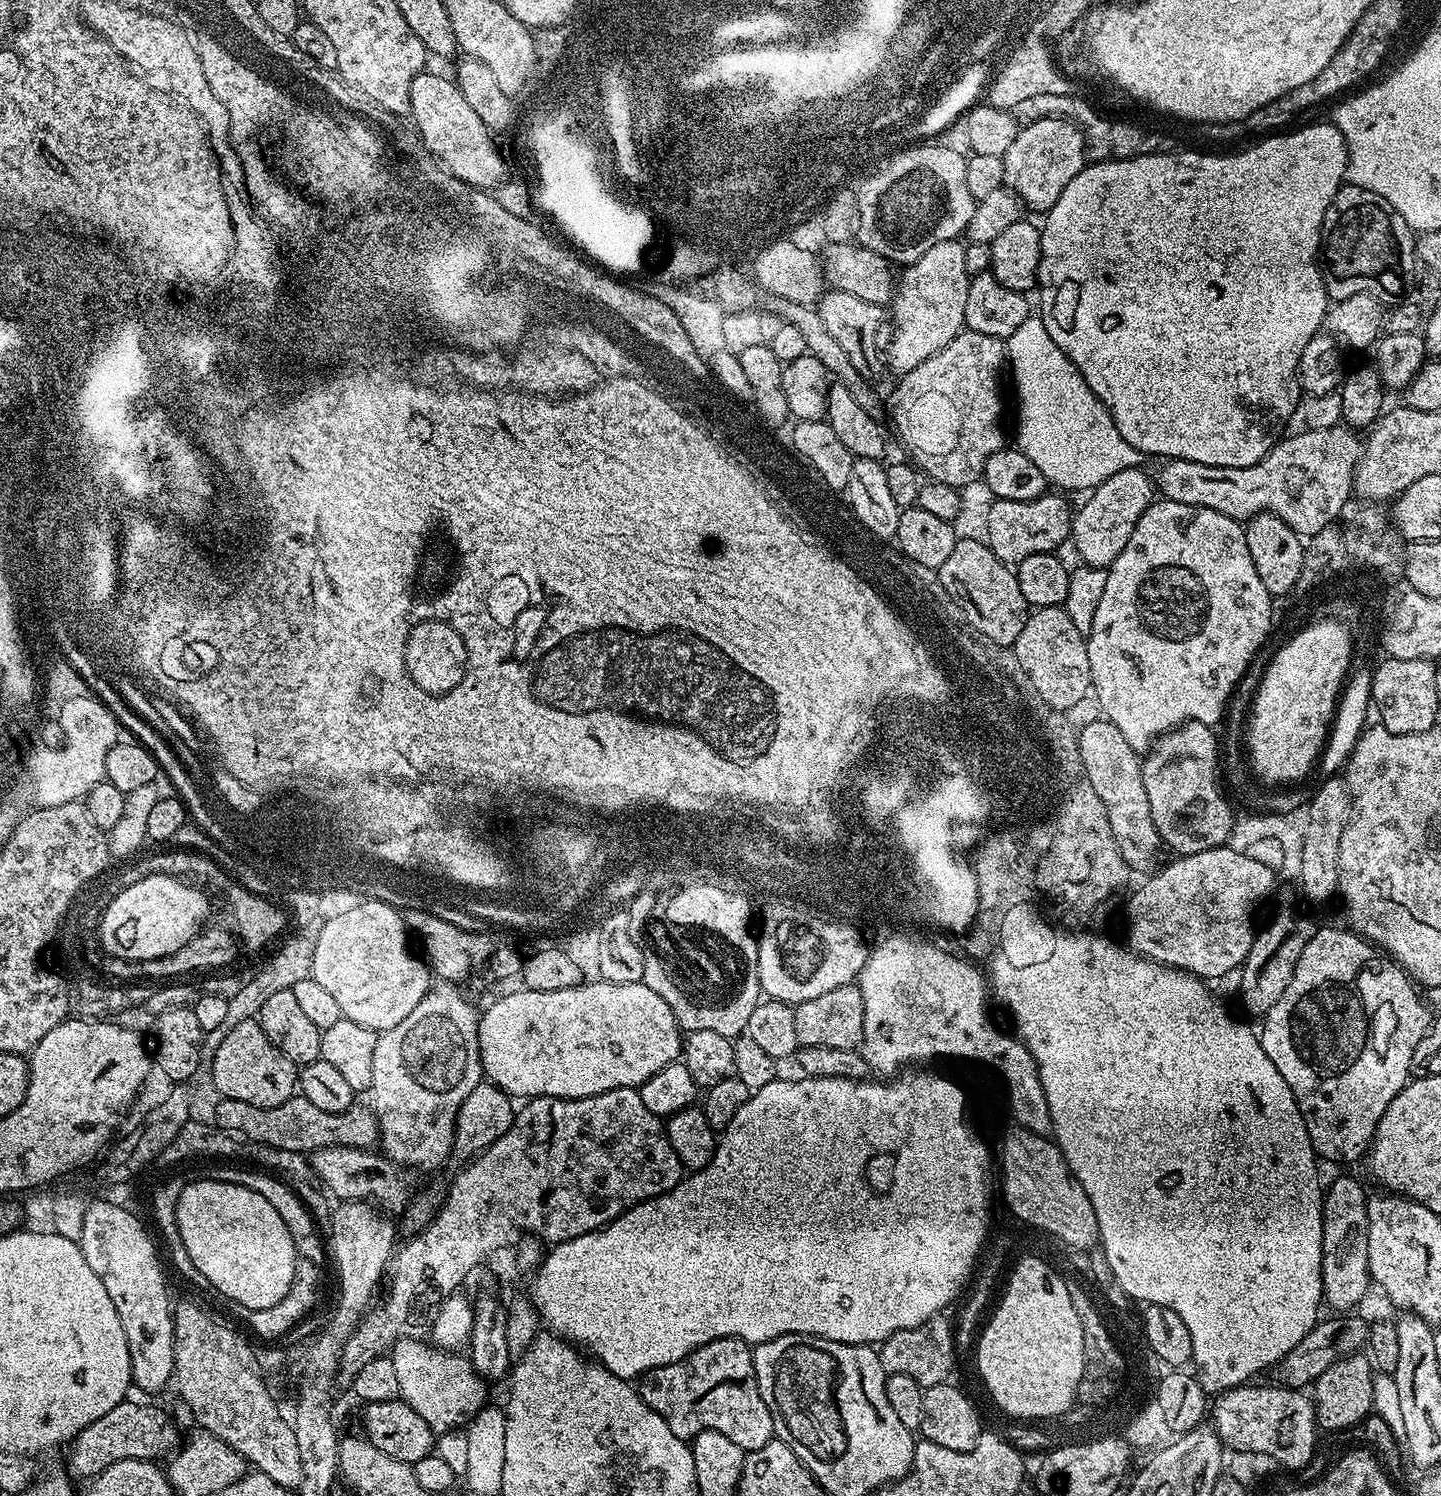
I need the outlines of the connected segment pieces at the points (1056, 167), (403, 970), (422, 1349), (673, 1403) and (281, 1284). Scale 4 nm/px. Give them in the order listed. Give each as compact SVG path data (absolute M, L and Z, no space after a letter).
M1048 116L1025 123L1004 152L1003 183L1020 197L1025 209L1047 213L1058 202L1062 190L1086 167L1083 131L1068 120L1071 119Z
M364 898L359 902L353 903L344 913L338 913L336 917L325 919L320 925L320 933L318 934L317 944L314 946L314 956L312 962L311 979L318 982L318 986L322 986L334 997L334 1002L338 1002L338 1010L341 1017L350 1022L358 1022L358 1026L366 1026L370 1030L382 1033L390 1030L394 1026L398 1026L398 1022L402 1022L402 1018L406 1018L406 1014L410 1014L410 1010L414 1010L414 1006L418 1006L418 1002L422 1002L422 998L430 990L430 983L428 984L428 976L430 972L423 963L420 964L414 957L408 953L408 936L406 925L404 923L403 915L396 908L381 900Z
M405 1336L390 1349L395 1373L398 1374L399 1399L411 1406L414 1414L418 1414L434 1433L463 1429L485 1407L485 1381L472 1367L471 1359L464 1357L463 1360L460 1354L445 1354L431 1343L415 1340L414 1336Z
M734 1336L718 1338L714 1342L706 1342L700 1348L693 1348L685 1360L667 1364L644 1373L638 1380L640 1399L657 1412L678 1434L678 1438L691 1441L699 1432L713 1428L718 1434L726 1434L734 1446L738 1446L746 1454L758 1450L762 1446L773 1443L774 1433L770 1410L764 1401L764 1395L758 1390L756 1371L752 1348L745 1340L738 1340Z
M199 1178L193 1184L185 1183L176 1203L176 1231L186 1246L188 1260L197 1273L201 1272L222 1295L225 1301L241 1303L252 1310L266 1310L282 1302L294 1280L298 1253L282 1214L254 1190L246 1190L239 1182L215 1178Z

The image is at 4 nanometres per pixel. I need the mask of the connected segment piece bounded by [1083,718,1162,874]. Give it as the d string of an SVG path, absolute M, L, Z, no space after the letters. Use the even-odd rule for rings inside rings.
M1103 718L1089 722L1087 731L1084 732L1083 748L1085 776L1105 806L1114 842L1124 856L1125 865L1133 873L1155 873L1158 868L1156 855L1159 854L1160 848L1162 849L1162 841L1150 814L1146 786L1142 786L1141 757L1130 746L1130 742L1126 742L1126 734L1122 734L1118 726Z

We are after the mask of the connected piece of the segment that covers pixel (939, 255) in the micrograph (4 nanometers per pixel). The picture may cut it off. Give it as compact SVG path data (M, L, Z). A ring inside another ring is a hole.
M959 239L943 240L926 254L922 254L914 263L907 265L899 273L894 284L894 291L890 297L890 309L892 308L892 324L896 329L892 332L892 341L888 344L888 364L896 371L903 374L914 370L926 358L938 354L954 337L959 336L964 328L964 315L966 314L966 290L968 289L969 274L966 270L966 254L964 244Z

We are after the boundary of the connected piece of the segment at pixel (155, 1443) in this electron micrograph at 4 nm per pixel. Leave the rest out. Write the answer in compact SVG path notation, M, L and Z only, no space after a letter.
M132 1398L125 1399L123 1404L114 1406L114 1410L102 1414L90 1426L82 1429L67 1445L68 1468L73 1477L97 1476L106 1466L119 1460L159 1461L159 1456L171 1457L182 1443L182 1432L160 1408L147 1408L144 1404L135 1404Z

